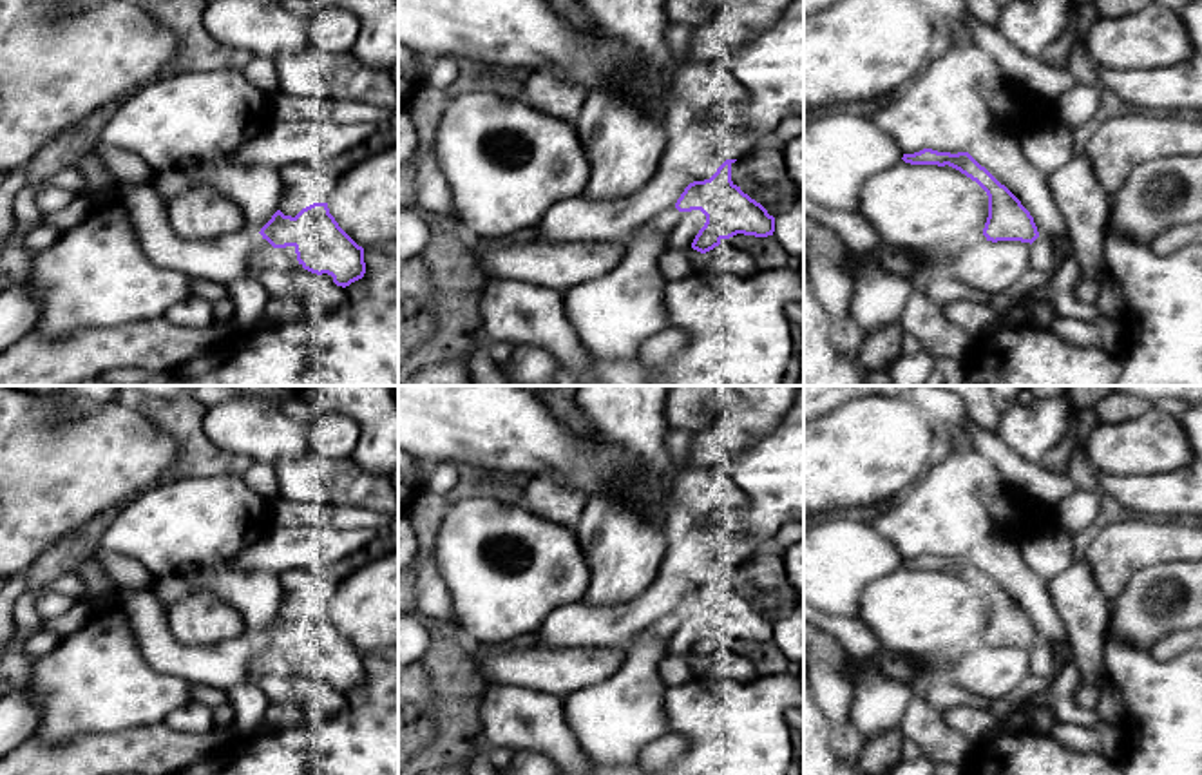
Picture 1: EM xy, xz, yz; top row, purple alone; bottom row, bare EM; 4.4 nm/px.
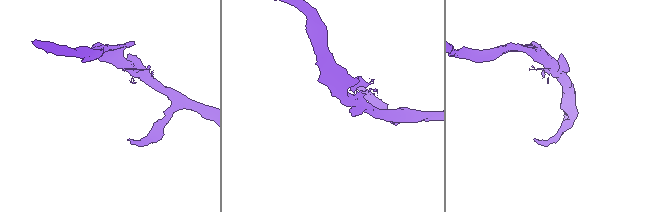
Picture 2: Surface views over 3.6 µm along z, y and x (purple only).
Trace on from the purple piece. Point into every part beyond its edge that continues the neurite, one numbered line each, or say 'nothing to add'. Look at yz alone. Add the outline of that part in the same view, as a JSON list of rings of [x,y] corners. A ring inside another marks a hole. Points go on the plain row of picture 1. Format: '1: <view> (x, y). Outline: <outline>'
nothing to add

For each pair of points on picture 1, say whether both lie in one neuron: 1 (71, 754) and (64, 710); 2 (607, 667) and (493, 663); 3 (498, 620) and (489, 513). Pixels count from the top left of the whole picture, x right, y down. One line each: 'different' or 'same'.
1: different
2: same
3: same

